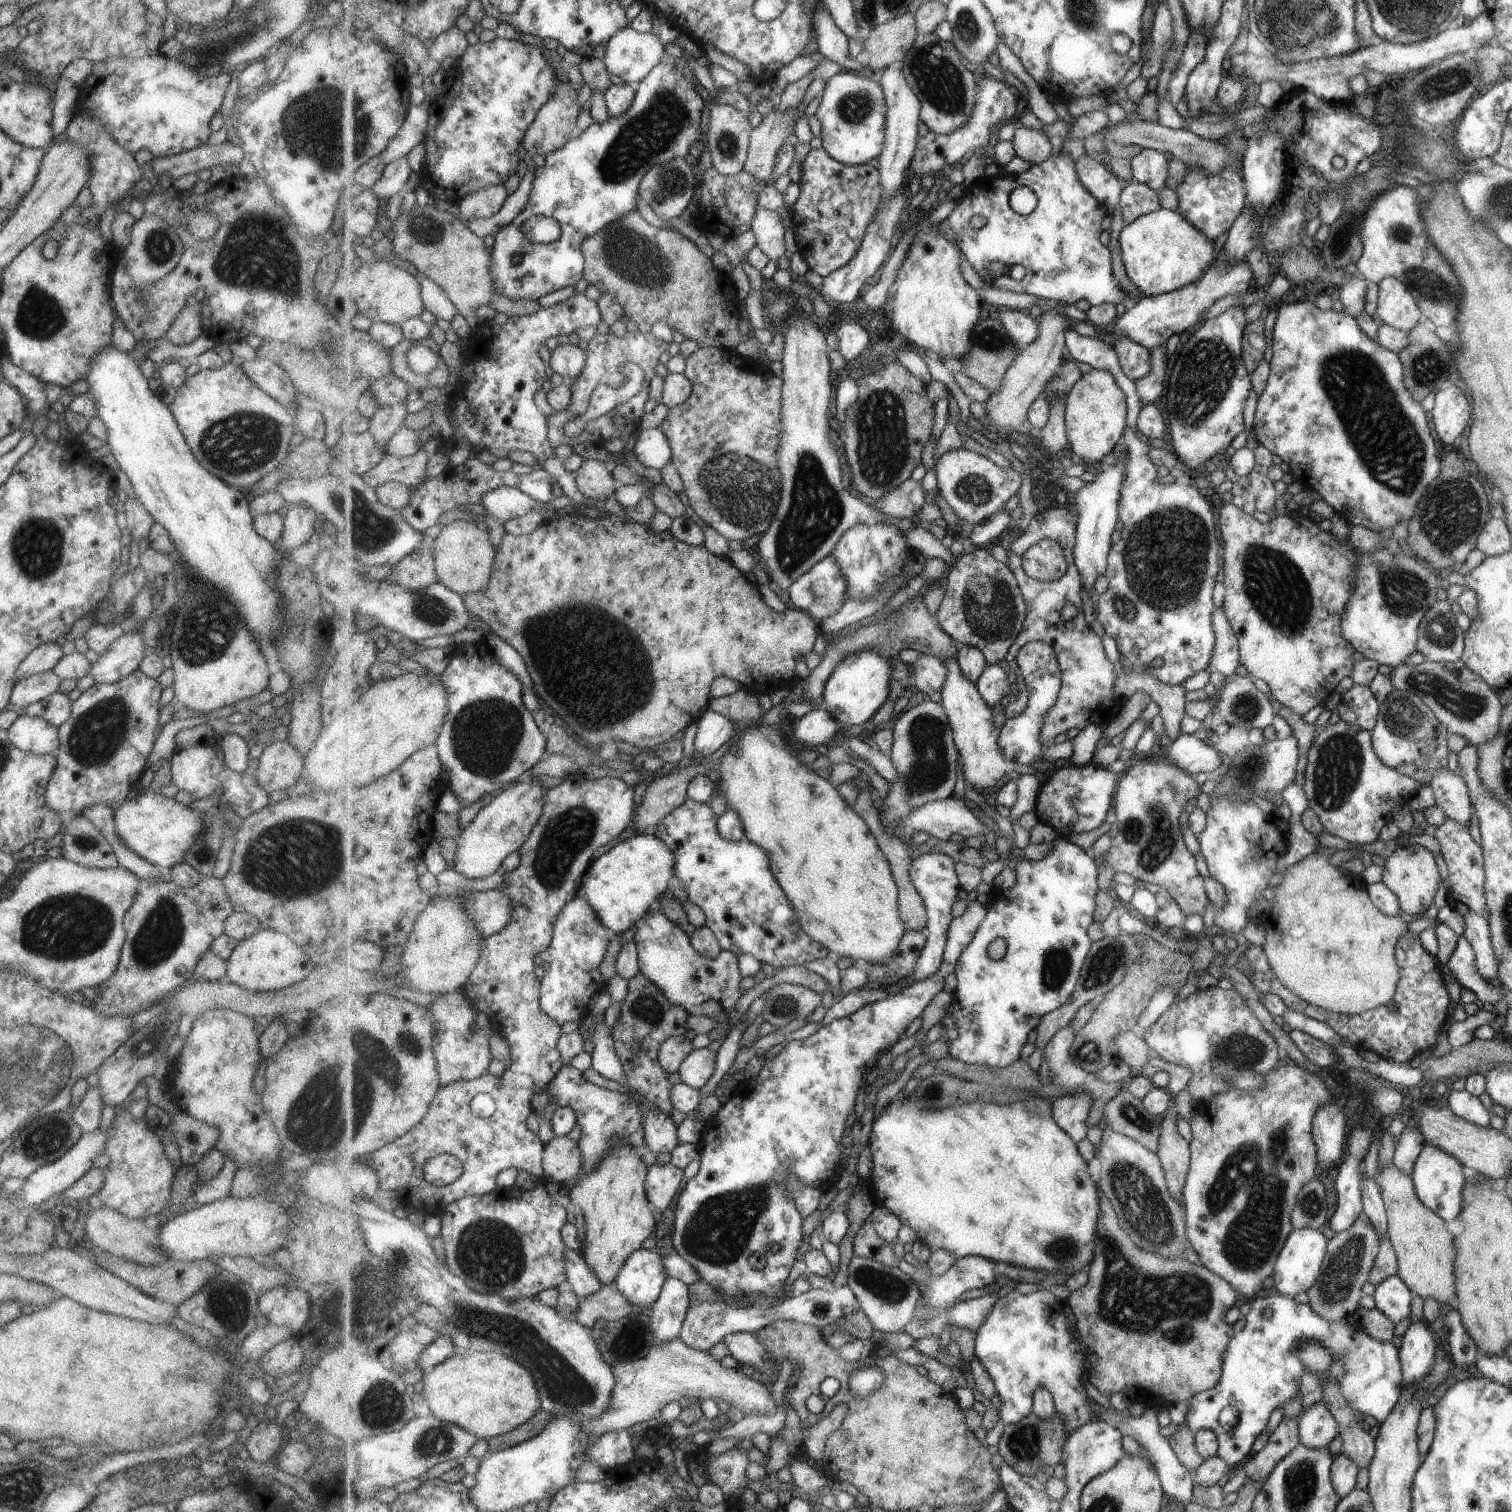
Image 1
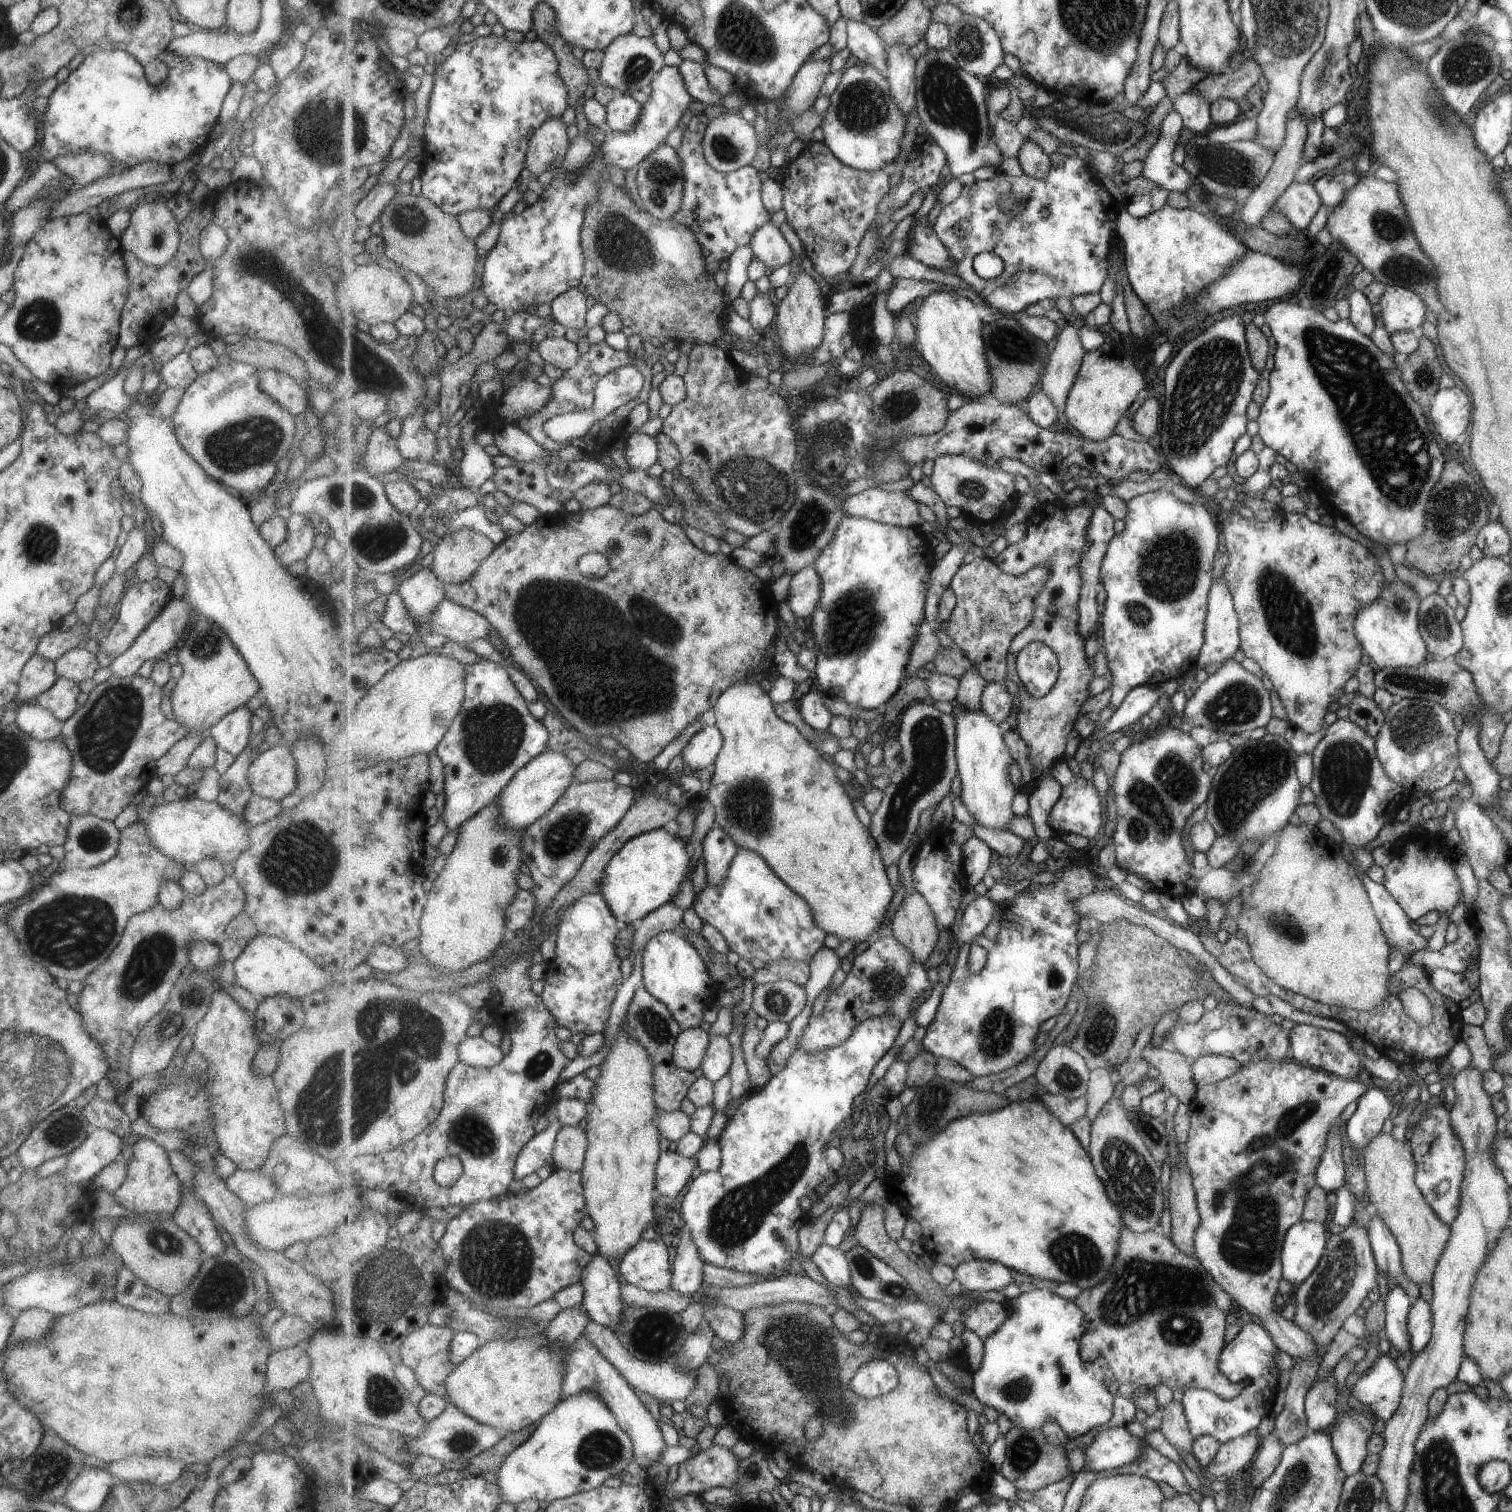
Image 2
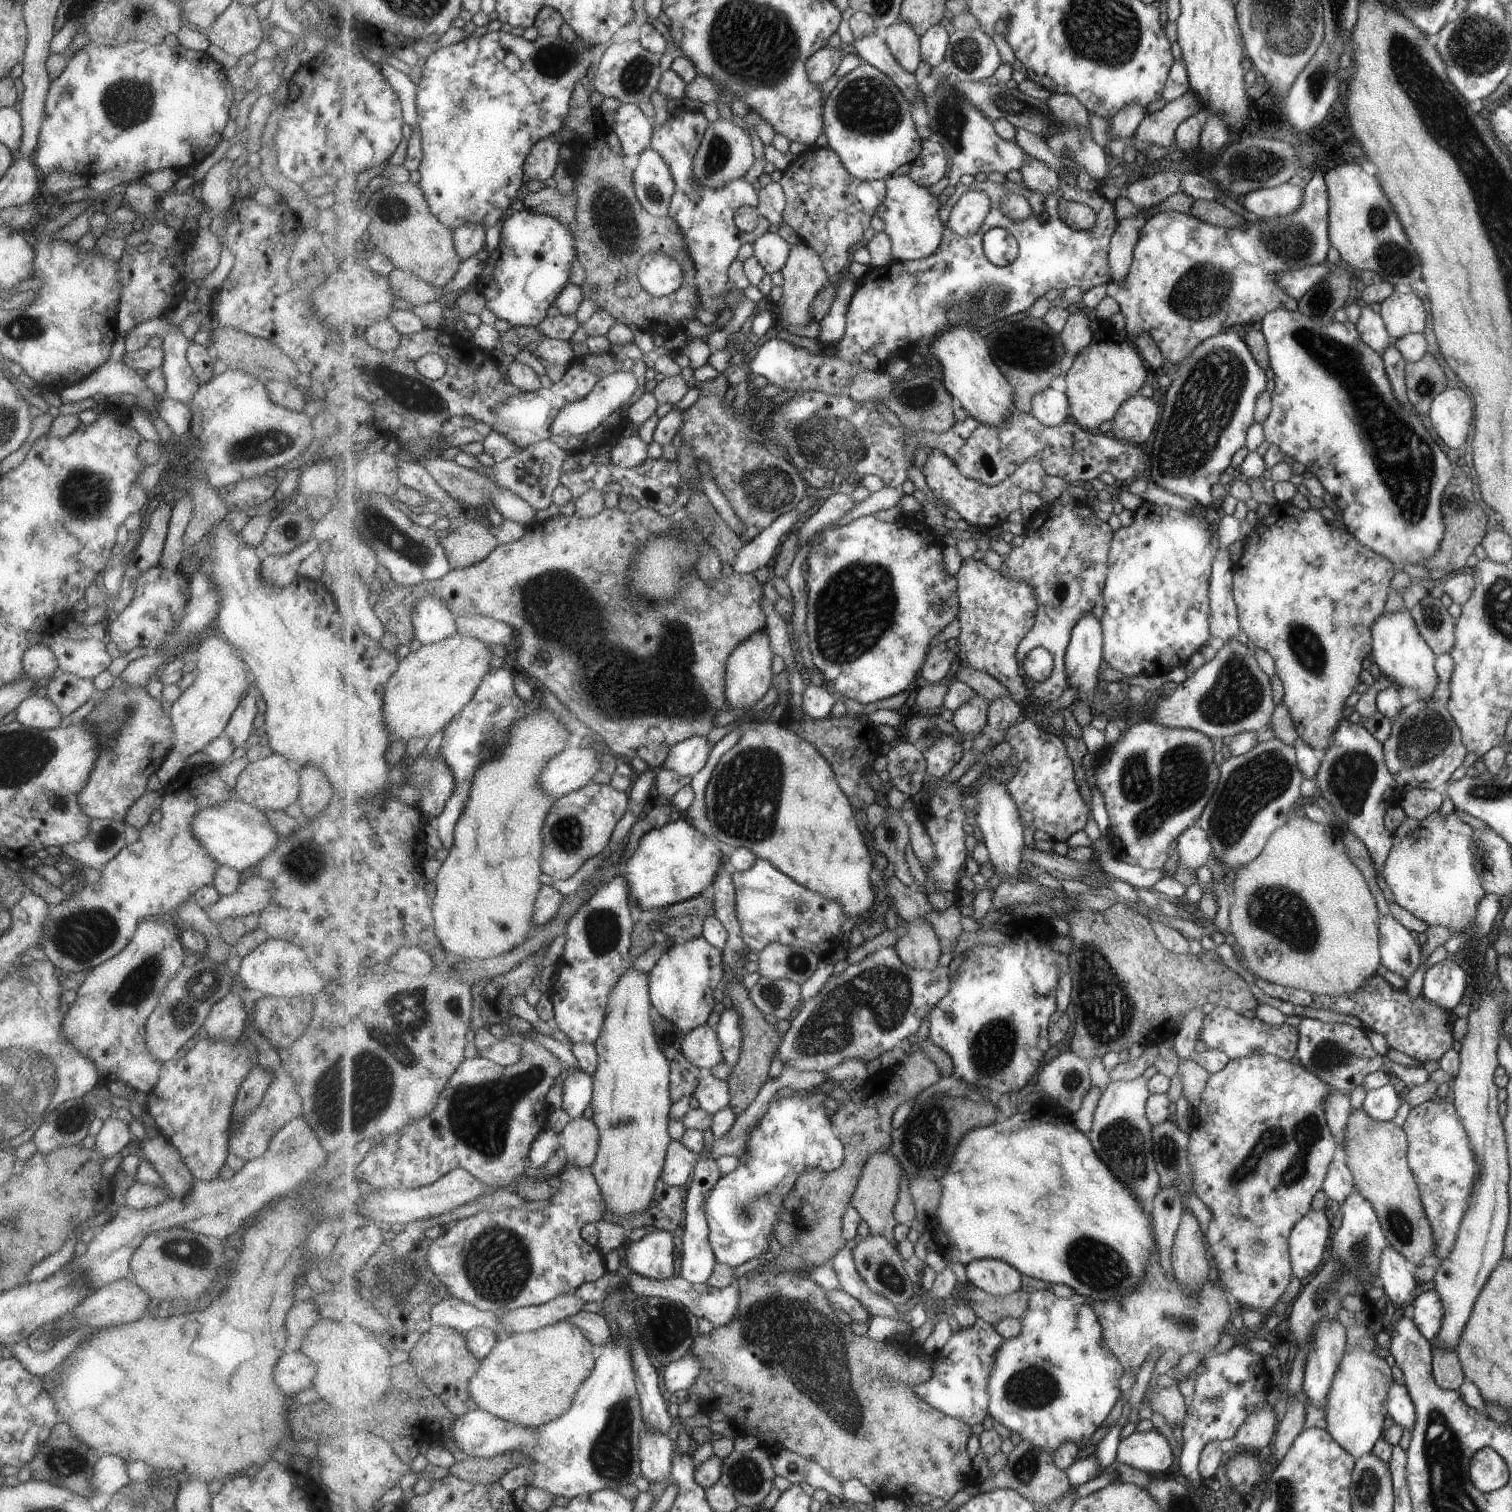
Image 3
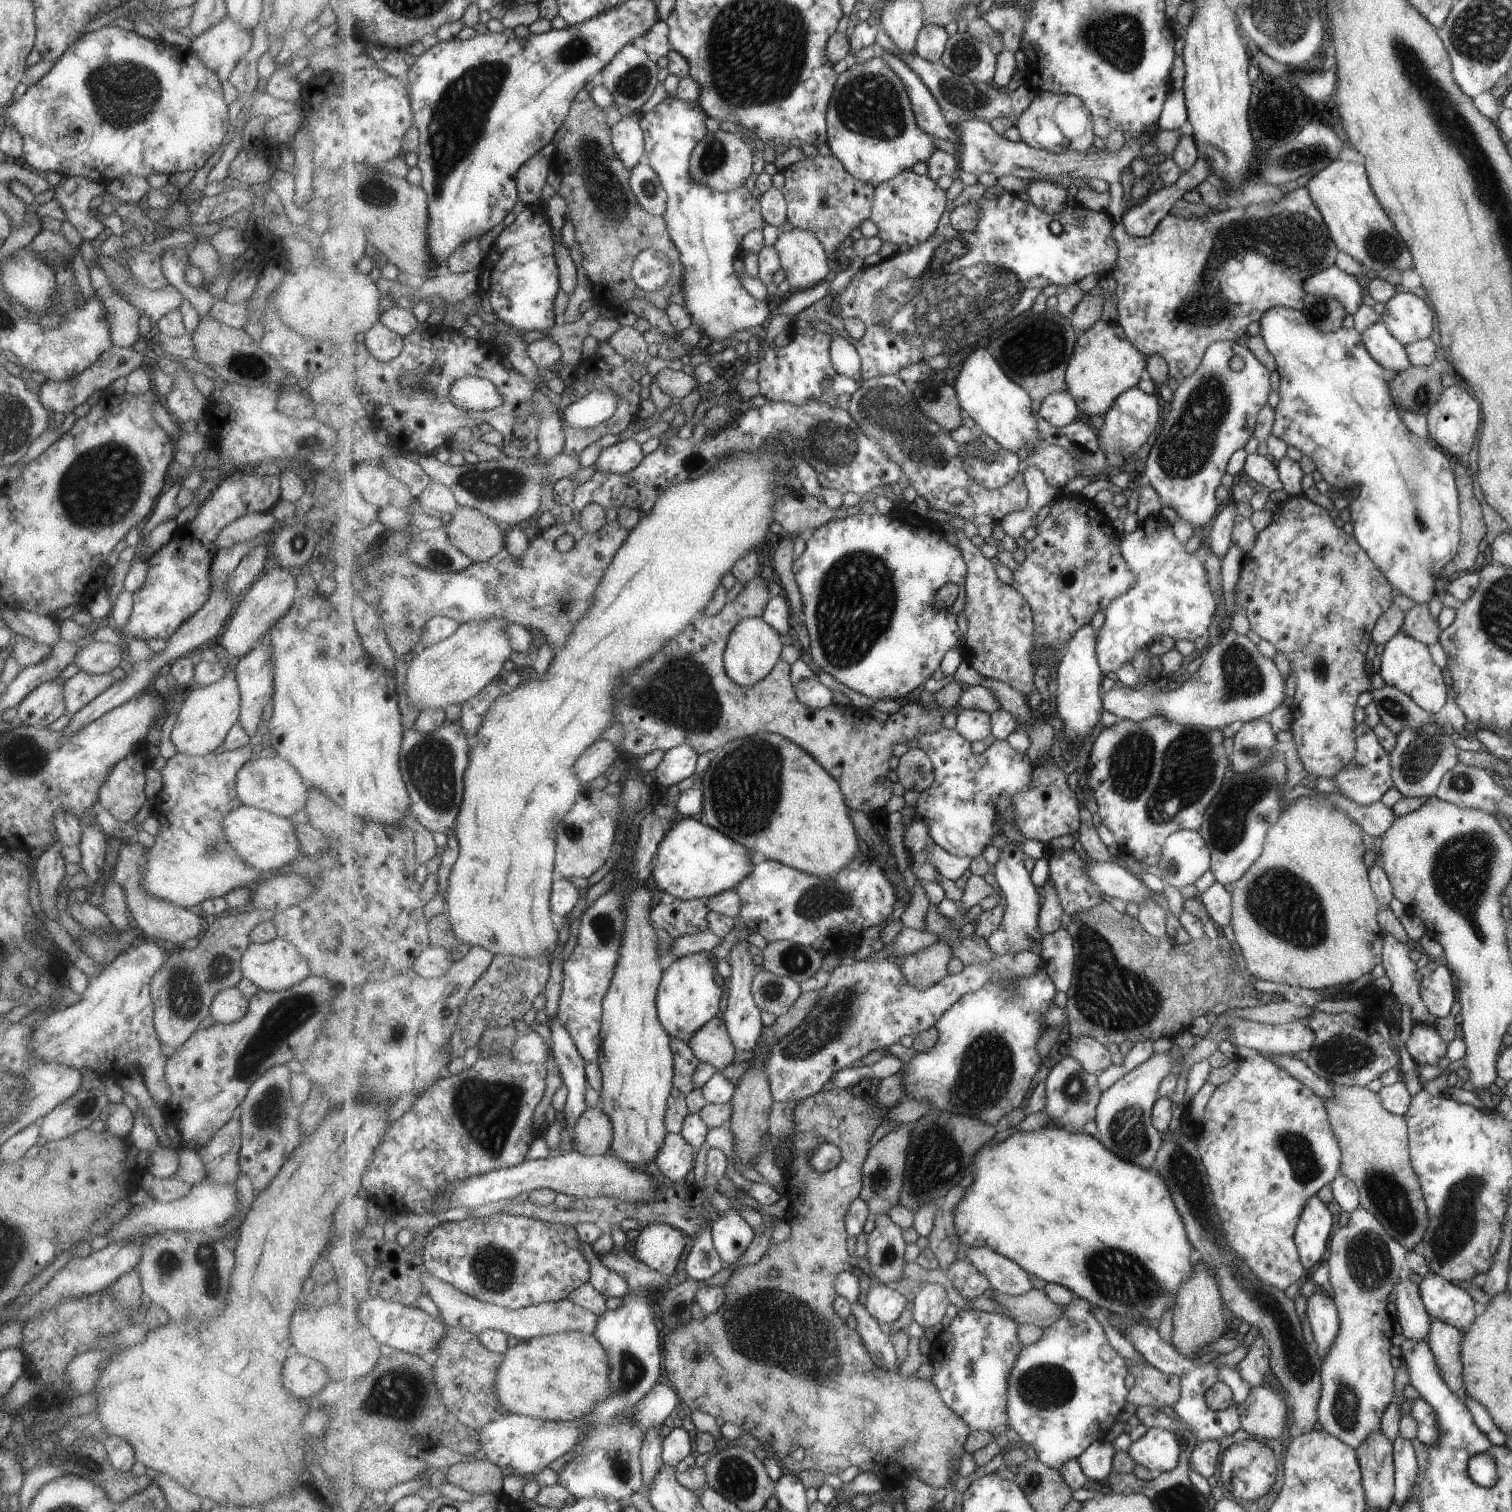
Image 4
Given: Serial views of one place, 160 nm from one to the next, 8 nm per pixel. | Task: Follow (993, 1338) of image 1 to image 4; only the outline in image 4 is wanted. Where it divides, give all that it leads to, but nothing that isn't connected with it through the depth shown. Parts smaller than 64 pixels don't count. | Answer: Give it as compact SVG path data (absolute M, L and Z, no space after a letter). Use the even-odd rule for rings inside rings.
M1076 1296L1068 1307L1063 1307L1066 1310L1064 1315L1056 1321L1053 1326L1044 1330L1045 1334L1038 1343L1024 1345L1022 1354L1019 1355L1018 1363L1015 1365L1009 1378L1008 1415L1010 1416L1010 1428L1019 1434L1024 1444L1029 1444L1034 1448L1039 1461L1044 1462L1047 1466L1054 1469L1060 1469L1070 1460L1078 1459L1096 1440L1105 1440L1107 1432L1113 1428L1113 1424L1118 1421L1121 1410L1123 1410L1125 1404L1127 1404L1129 1388L1127 1388L1127 1384L1125 1384L1125 1378L1127 1378L1127 1374L1129 1373L1128 1362L1109 1344L1107 1334L1105 1334L1105 1330L1103 1330L1103 1324L1095 1318L1091 1306L1093 1306L1092 1302Z

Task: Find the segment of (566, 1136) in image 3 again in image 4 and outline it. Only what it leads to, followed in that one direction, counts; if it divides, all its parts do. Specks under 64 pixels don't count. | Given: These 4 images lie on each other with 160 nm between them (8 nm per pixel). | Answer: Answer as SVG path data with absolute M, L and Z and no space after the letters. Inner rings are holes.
M597 1103L579 1117L573 1128L574 1150L584 1155L597 1156L611 1152L614 1124L611 1117Z

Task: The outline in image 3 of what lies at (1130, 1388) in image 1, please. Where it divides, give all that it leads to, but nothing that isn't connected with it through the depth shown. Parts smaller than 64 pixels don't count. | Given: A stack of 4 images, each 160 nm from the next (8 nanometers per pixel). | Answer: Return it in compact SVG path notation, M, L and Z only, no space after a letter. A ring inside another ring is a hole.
M1154 1255L1141 1287L1118 1299L1094 1301L1093 1306L1102 1322L1104 1343L1118 1356L1124 1372L1135 1375L1151 1348L1159 1348L1161 1354L1167 1349L1177 1350L1180 1356L1213 1349L1223 1324L1229 1320L1229 1306L1223 1300L1225 1295L1214 1280L1204 1283L1197 1295L1187 1293L1173 1276L1164 1276Z

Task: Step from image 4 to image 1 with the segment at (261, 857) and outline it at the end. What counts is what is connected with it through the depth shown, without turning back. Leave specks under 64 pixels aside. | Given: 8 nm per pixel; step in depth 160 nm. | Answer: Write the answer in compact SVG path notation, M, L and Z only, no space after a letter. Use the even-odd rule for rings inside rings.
M145 790L130 799L125 798L112 814L115 834L119 836L119 840L139 858L164 871L183 861L185 850L189 849L205 828L201 822L201 812L153 791Z

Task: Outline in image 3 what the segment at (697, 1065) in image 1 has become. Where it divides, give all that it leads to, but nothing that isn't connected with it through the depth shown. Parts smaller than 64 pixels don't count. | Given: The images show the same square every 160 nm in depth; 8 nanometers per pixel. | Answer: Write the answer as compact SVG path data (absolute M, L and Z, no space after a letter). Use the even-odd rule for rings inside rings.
M733 1004L721 1013L716 1028L722 1042L725 1063L734 1067L739 1062L742 1053L744 1032L740 1012L733 1007Z

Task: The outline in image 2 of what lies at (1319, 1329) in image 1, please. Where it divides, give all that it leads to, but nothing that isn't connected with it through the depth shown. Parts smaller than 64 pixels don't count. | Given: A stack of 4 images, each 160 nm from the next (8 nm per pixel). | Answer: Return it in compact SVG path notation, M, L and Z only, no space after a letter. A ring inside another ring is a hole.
M1248 1322L1240 1328L1235 1338L1227 1343L1222 1354L1218 1356L1219 1372L1227 1380L1240 1386L1238 1393L1223 1399L1207 1389L1188 1388L1182 1394L1180 1403L1193 1440L1201 1435L1211 1435L1223 1444L1257 1426L1257 1420L1261 1420L1267 1412L1267 1400L1273 1400L1273 1386L1280 1371L1273 1364L1273 1354L1276 1351L1269 1333L1259 1324ZM1379 1354L1379 1359L1367 1375L1357 1379L1351 1386L1353 1396L1361 1404L1369 1406L1376 1418L1385 1421L1398 1410L1402 1398L1403 1378L1395 1363L1389 1355Z

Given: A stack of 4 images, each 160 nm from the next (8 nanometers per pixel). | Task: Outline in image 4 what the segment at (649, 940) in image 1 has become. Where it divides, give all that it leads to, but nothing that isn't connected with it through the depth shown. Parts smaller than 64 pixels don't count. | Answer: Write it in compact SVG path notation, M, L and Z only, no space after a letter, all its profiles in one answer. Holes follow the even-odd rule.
M741 916L736 918L735 928L725 936L719 946L713 950L687 955L675 959L669 968L664 969L664 977L658 988L658 1013L660 1021L673 1039L690 1043L695 1035L719 1014L723 987L715 982L715 967L711 956L725 960L735 943L739 940L747 941L750 932Z

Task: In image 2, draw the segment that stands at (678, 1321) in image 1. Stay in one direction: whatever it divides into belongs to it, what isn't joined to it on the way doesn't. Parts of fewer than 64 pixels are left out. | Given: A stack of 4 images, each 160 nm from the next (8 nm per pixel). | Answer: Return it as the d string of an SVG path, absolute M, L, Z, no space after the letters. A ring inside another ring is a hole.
M687 1226L683 1228L681 1234L673 1262L674 1278L671 1288L684 1295L691 1295L705 1284L705 1262Z

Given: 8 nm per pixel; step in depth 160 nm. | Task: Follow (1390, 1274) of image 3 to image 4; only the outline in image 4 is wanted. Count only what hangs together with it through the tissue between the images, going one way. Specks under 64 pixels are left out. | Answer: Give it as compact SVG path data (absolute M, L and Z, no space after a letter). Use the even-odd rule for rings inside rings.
M1408 1273L1398 1280L1392 1291L1396 1296L1396 1320L1398 1331L1405 1339L1425 1341L1430 1329L1430 1316L1421 1302L1418 1285L1411 1282Z

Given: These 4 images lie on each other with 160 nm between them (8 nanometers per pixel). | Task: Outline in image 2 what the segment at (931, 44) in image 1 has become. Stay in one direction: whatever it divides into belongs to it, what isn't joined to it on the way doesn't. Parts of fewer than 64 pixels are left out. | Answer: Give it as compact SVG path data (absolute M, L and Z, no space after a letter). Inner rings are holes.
M928 49L919 56L916 75L919 117L927 133L947 153L952 179L981 166L998 168L1004 154L994 139L993 122L987 114L987 88L979 77L964 71L949 49Z

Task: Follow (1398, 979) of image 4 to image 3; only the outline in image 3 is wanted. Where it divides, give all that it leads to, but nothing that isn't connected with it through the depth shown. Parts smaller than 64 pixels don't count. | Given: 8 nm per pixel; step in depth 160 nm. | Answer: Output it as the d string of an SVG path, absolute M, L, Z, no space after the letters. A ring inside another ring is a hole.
M1390 914L1380 921L1379 936L1382 936L1383 966L1401 976L1406 982L1420 965L1419 946L1411 935Z

